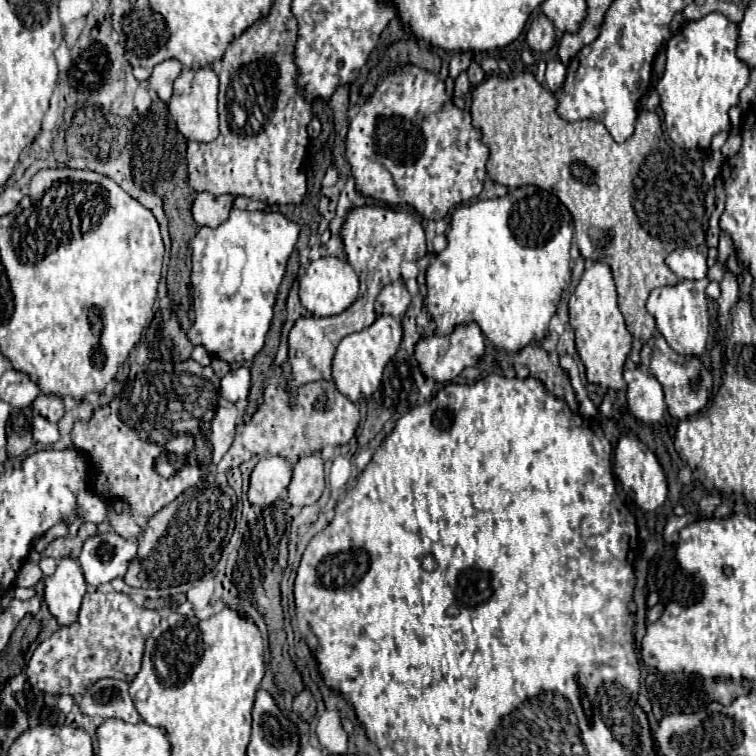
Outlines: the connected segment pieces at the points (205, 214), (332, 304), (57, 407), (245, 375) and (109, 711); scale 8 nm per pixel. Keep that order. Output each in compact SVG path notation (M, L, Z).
M199 193L193 201L193 219L199 227L217 227L223 221L227 221L231 209L233 209L235 195L221 195L215 197L211 193Z
M321 257L313 261L299 281L301 305L317 317L331 317L343 313L357 299L357 293L359 293L359 277L355 269L345 259L337 257Z
M39 395L39 397L35 399L33 407L35 407L43 417L47 417L51 423L57 423L57 421L65 415L63 401L61 401L61 397L57 397L57 395Z
M239 367L235 371L229 371L221 379L221 395L227 401L233 401L235 405L247 403L249 387L251 387L251 371L247 367Z
M99 679L79 699L81 713L89 717L115 717L127 723L139 723L141 717L129 697L129 685L119 679Z

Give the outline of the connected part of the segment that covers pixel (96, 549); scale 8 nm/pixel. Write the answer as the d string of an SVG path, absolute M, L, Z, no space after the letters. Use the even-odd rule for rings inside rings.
M93 535L83 543L79 563L85 581L93 587L123 577L127 565L137 555L137 541L131 539L101 539Z

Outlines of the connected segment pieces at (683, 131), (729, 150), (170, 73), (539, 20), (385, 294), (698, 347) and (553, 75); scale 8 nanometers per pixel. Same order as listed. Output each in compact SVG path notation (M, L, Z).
M709 13L699 21L687 23L685 29L681 29L667 42L665 72L655 89L661 97L661 109L663 109L669 139L679 147L683 147L695 163L701 163L707 157L711 137L719 131L727 131L729 127L727 113L731 107L739 103L739 93L749 83L751 69L743 59L737 57L737 45L739 45L739 27L737 23L729 21L721 13Z
M740 134L731 135L721 148L721 153L725 158L734 156L741 148L742 137Z
M167 59L153 67L153 73L149 77L149 87L159 95L161 101L169 101L173 95L173 81L181 73L181 63L177 59Z
M537 13L529 25L529 31L527 31L527 45L535 53L543 53L543 51L553 49L555 43L557 43L555 25L543 13Z
M403 281L397 283L389 283L381 289L377 301L375 301L374 308L377 315L391 315L395 319L401 319L405 315L405 311L411 305L411 293L407 291Z
M709 279L681 281L673 287L653 289L647 299L647 311L655 317L657 329L661 331L669 347L679 355L703 357L707 351L707 339L709 339L709 307L707 307L707 295L705 295L707 285L709 285Z
M551 60L547 62L547 70L545 80L548 88L552 91L558 91L562 88L566 78L567 67L559 60Z

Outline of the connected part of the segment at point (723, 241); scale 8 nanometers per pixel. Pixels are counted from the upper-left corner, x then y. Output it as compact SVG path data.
M721 231L721 235L719 235L719 259L717 259L717 261L725 261L731 253L733 253L731 235L727 235L727 233Z

